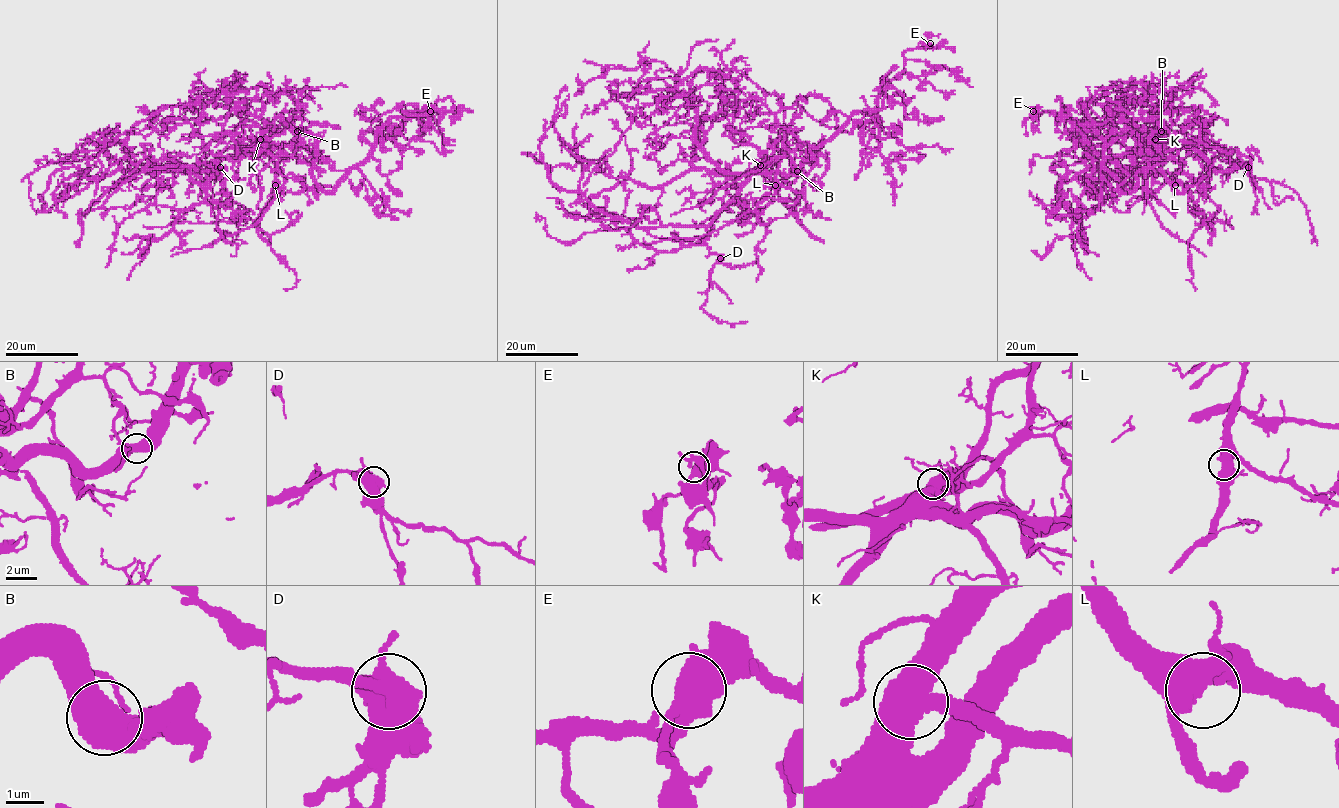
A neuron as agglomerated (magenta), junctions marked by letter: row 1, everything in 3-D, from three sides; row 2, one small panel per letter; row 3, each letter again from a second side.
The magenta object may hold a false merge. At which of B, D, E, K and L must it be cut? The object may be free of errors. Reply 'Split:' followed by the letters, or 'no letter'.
Split: no letter

